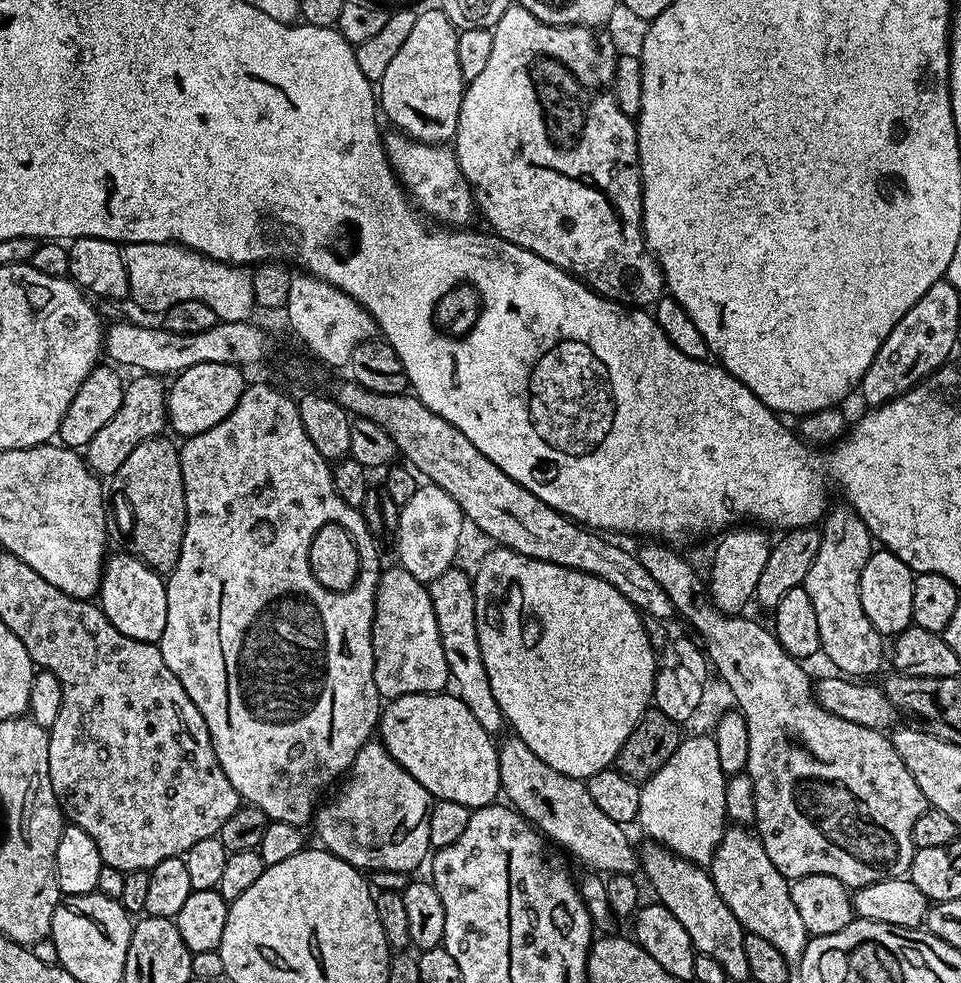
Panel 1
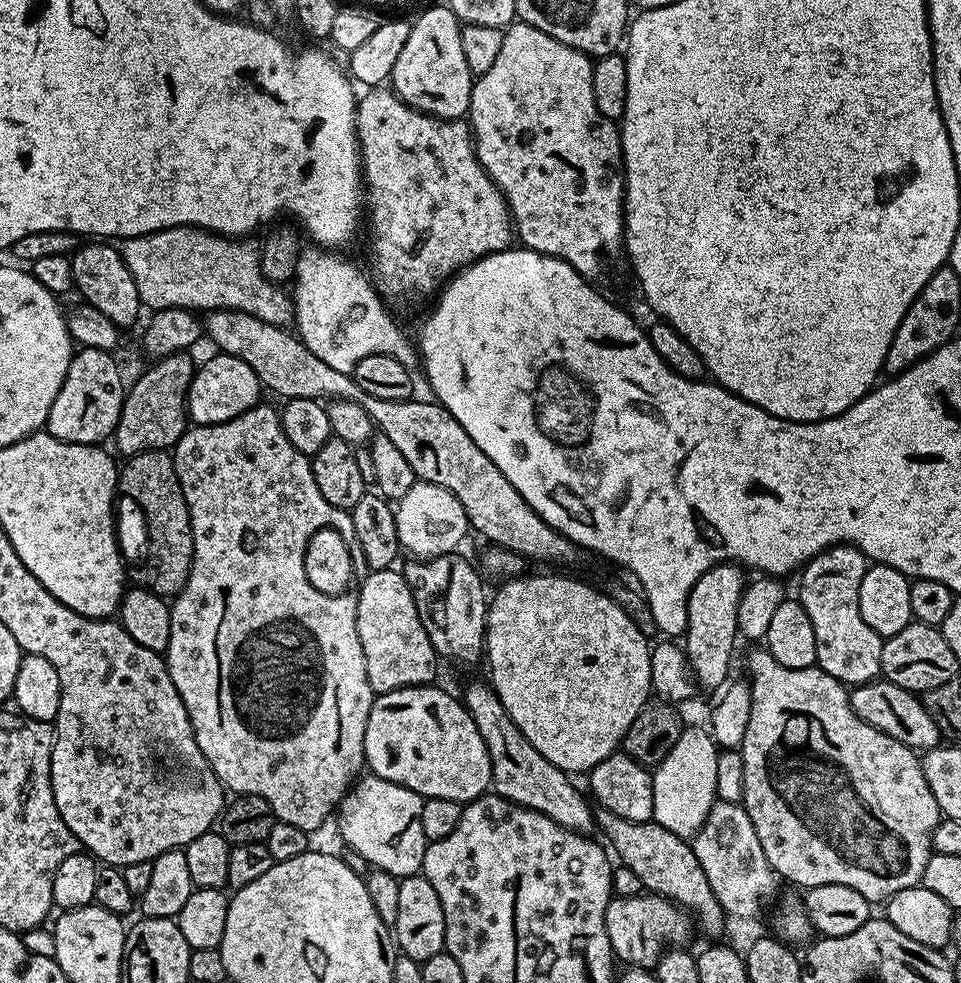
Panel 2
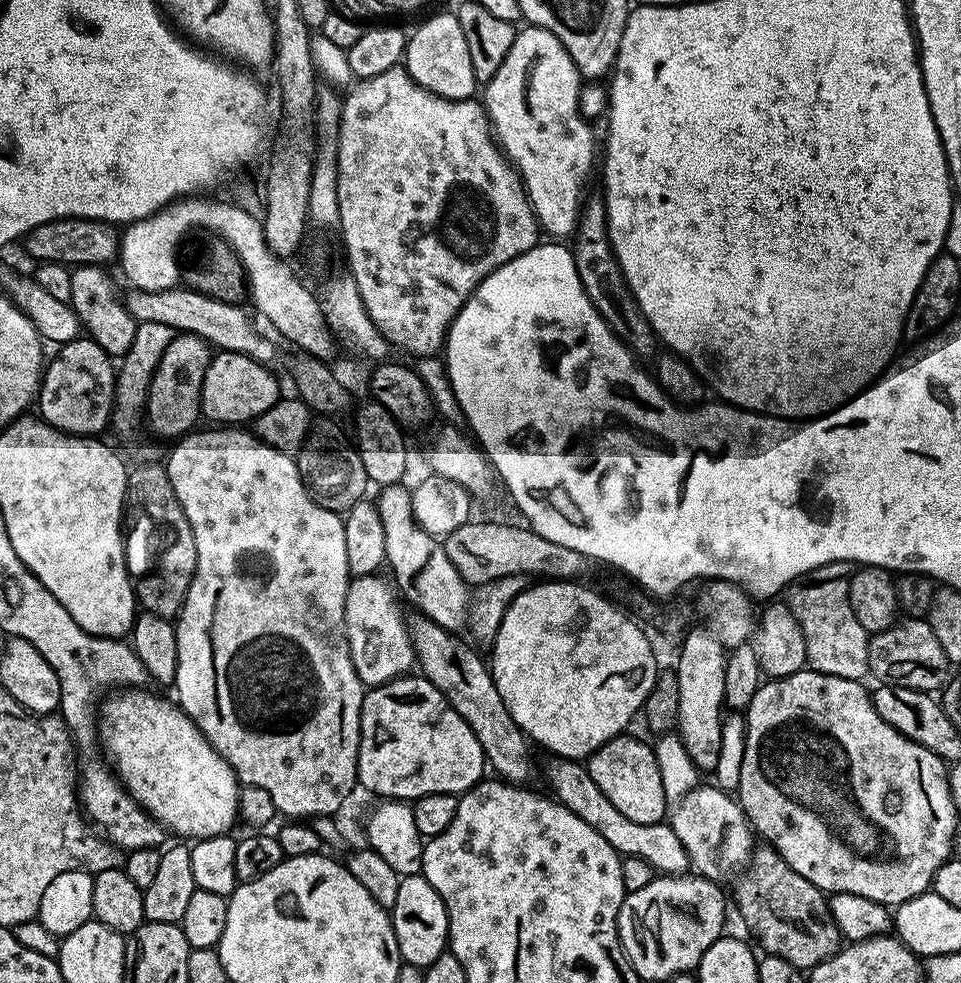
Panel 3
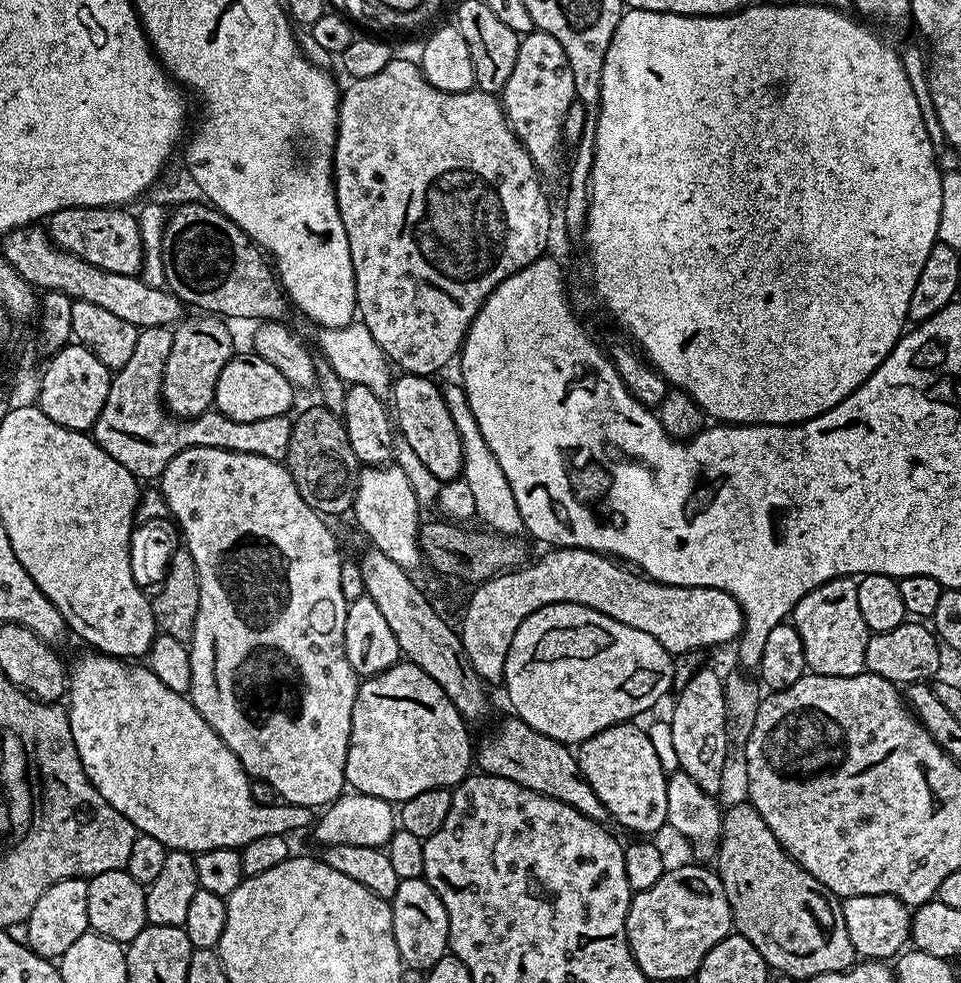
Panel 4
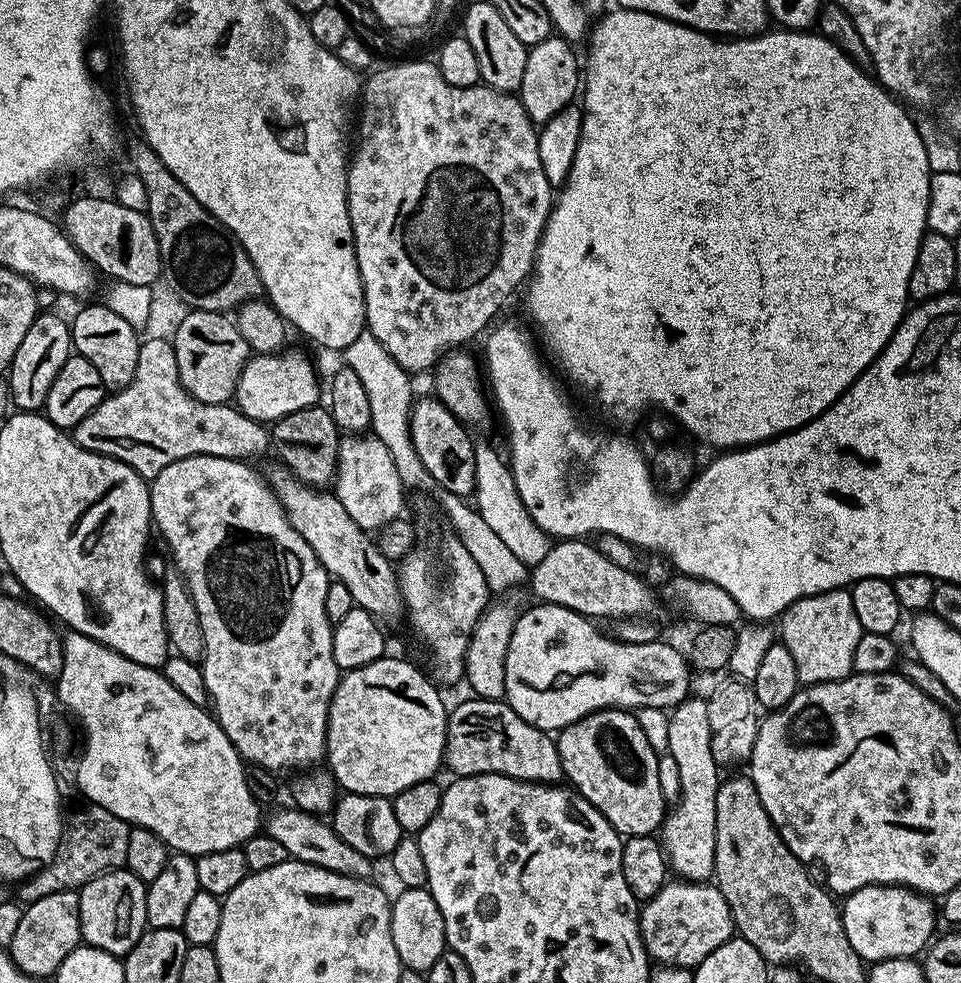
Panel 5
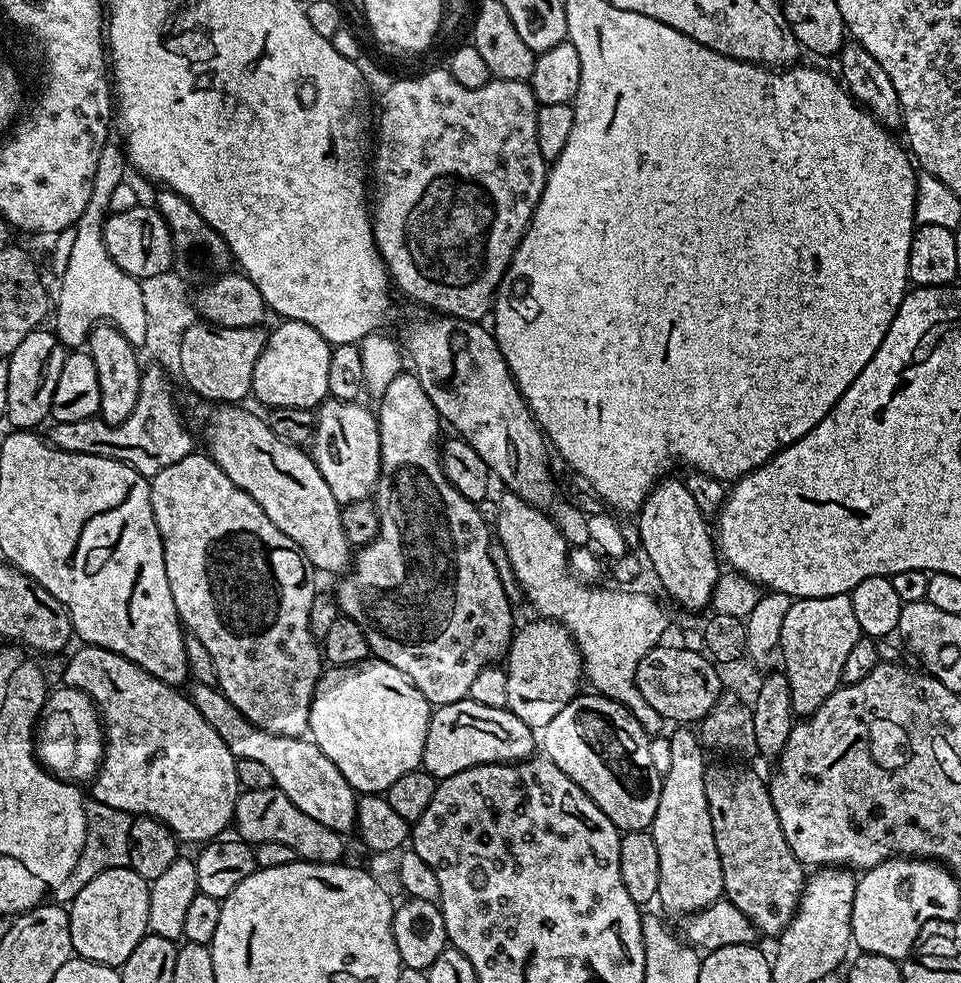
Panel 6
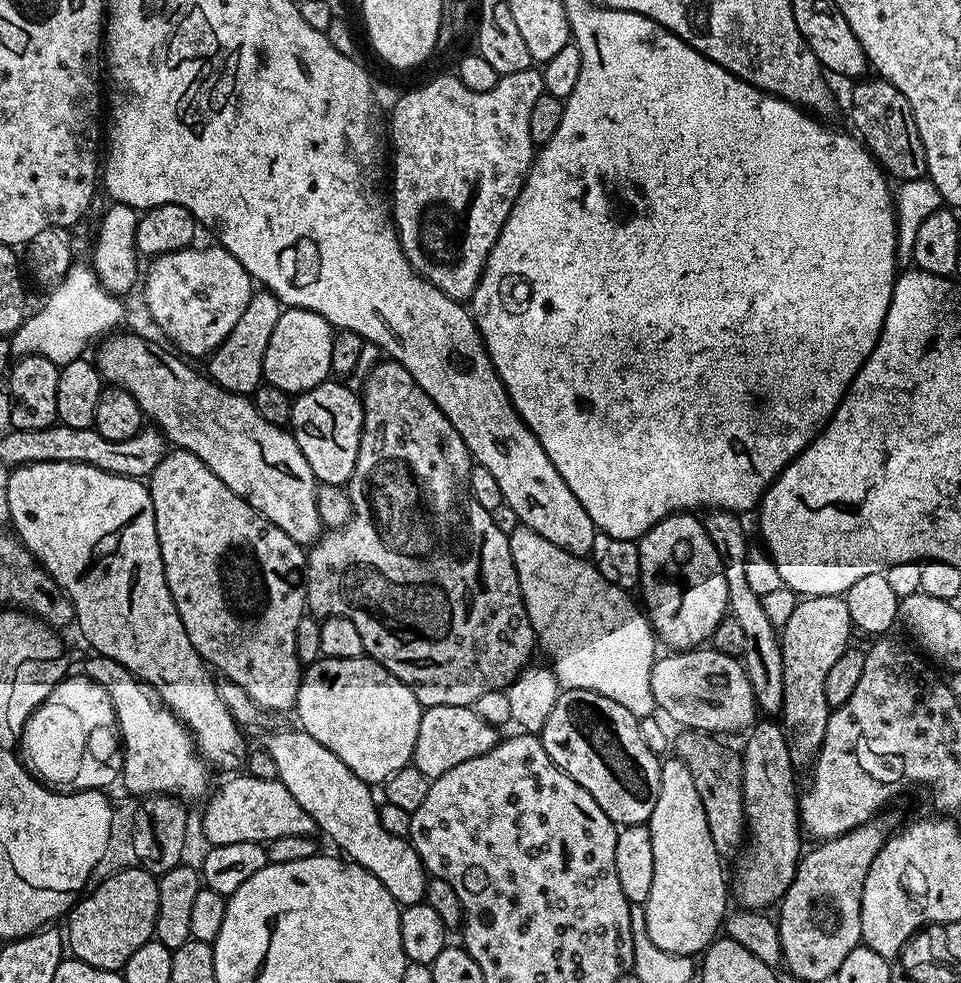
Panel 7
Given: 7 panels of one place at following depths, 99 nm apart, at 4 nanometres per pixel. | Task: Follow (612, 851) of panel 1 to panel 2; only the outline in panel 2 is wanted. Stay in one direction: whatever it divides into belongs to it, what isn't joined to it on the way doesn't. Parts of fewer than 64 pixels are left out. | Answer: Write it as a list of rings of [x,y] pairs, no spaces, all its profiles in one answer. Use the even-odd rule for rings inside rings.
[[[491,683],[472,684],[462,695],[462,703],[467,708],[470,718],[474,718],[474,726],[478,726],[478,734],[482,734],[482,742],[486,742],[486,750],[490,754],[492,767],[491,791],[497,796],[506,798],[515,804],[521,804],[535,812],[546,814],[554,822],[564,828],[585,834],[594,828],[594,808],[584,801],[584,796],[572,785],[573,777],[564,769],[550,762],[518,730],[514,718],[506,714],[506,706],[492,689]]]

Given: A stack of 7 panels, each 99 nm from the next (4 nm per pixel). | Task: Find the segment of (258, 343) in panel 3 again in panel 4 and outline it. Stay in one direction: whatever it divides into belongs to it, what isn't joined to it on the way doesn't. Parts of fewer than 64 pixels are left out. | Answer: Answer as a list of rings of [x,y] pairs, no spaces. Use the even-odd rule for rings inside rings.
[[[43,227],[16,228],[3,237],[2,244],[2,254],[10,266],[14,266],[14,270],[18,270],[18,274],[22,274],[22,278],[26,278],[33,288],[61,292],[73,300],[94,302],[94,306],[110,310],[110,314],[122,318],[122,322],[130,322],[137,330],[150,326],[166,328],[175,325],[185,315],[185,305],[167,287],[150,286],[139,275],[127,276],[99,269],[59,248]]]

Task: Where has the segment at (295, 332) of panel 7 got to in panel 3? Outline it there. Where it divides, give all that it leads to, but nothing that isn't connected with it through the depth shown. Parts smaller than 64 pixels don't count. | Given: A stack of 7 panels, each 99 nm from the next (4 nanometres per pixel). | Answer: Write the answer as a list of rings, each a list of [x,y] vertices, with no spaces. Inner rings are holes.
[[[217,351],[202,382],[200,411],[203,419],[220,426],[244,426],[247,420],[255,422],[281,399],[280,384],[272,371],[269,365],[259,364],[246,354]]]

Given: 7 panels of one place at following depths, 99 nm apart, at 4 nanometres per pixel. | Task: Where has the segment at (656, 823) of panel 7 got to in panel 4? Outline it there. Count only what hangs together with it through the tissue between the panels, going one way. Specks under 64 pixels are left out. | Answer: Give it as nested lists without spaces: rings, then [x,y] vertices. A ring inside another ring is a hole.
[[[704,666],[699,672],[686,682],[686,686],[679,689],[676,705],[672,708],[670,723],[674,734],[674,750],[678,754],[679,771],[685,772],[707,793],[716,794],[724,784],[724,763],[728,760],[728,746],[730,747],[730,731],[728,727],[727,706],[724,701],[724,683],[721,673],[718,674],[709,666]]]

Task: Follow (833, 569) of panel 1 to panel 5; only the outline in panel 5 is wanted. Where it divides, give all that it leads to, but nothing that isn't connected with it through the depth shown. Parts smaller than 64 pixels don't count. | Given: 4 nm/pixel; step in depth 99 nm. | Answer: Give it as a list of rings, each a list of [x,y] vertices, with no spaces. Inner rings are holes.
[[[835,588],[802,598],[786,609],[779,624],[779,639],[794,658],[801,685],[825,684],[853,675],[854,646],[858,646],[858,638],[865,630],[858,622],[858,614],[854,614],[851,591]]]

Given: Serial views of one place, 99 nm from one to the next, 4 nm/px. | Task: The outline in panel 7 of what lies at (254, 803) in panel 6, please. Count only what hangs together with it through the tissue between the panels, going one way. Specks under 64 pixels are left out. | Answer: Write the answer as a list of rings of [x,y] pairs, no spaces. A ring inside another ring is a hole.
[[[236,774],[221,786],[204,808],[204,836],[209,845],[230,842],[267,842],[286,834],[310,836],[317,831],[314,818],[298,806],[281,780]]]

